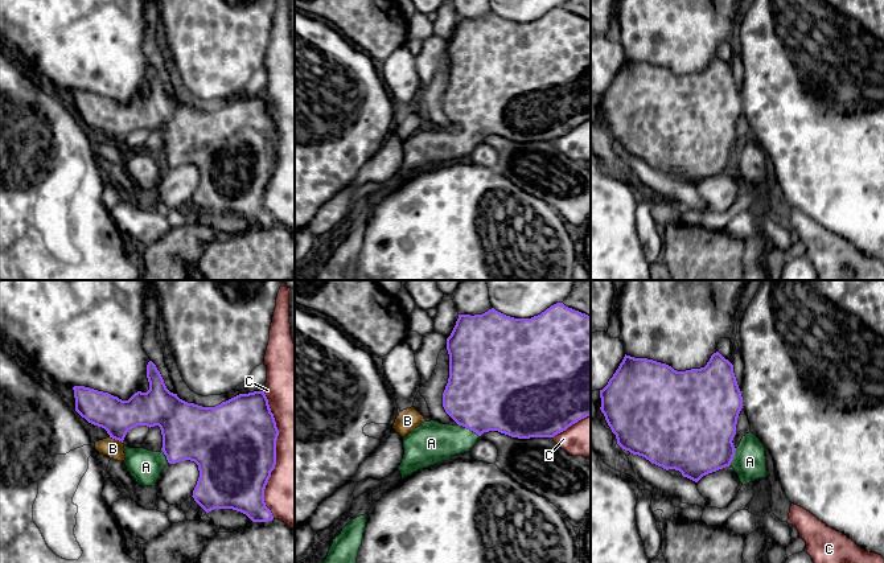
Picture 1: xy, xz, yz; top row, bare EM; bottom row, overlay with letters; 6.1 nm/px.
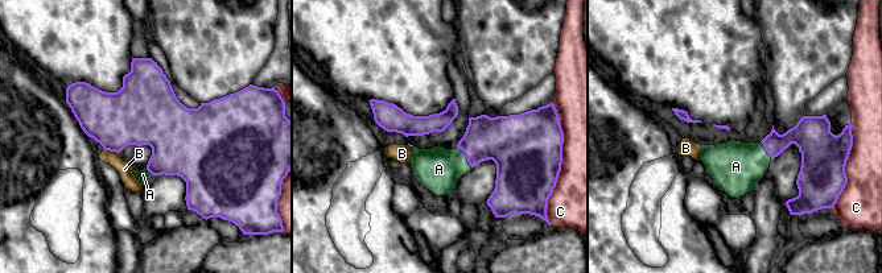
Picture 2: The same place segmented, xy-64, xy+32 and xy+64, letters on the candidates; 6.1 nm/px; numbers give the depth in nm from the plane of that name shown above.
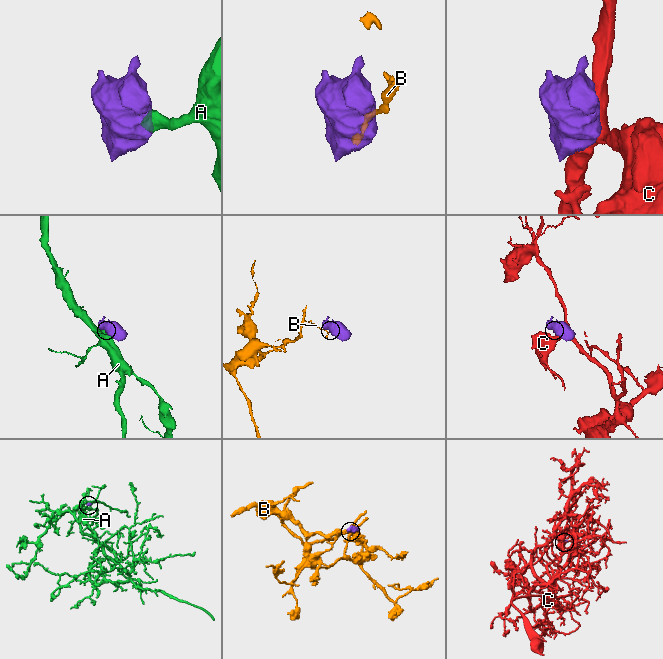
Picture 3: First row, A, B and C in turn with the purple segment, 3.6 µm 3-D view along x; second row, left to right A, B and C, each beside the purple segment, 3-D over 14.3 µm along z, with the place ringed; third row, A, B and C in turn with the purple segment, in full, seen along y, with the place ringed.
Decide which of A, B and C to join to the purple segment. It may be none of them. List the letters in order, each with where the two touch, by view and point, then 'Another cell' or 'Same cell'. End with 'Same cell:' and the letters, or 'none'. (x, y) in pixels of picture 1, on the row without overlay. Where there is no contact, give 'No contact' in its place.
A: Touches purple at xz (468, 132). Another cell
B: Touches purple at xy (116, 143). Same cell
C: Touches purple at xy (275, 157). Another cell
Same cell: B

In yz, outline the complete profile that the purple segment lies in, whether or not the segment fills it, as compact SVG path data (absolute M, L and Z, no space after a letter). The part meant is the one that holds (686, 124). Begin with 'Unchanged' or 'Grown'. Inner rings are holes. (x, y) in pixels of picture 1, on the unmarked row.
Unchanged. M719 56L714 57L704 71L677 75L666 67L647 62L624 61L608 89L600 94L601 116L616 139L617 148L633 159L649 164L663 173L675 173L698 186L703 180L729 170L735 160L732 147L736 139L743 100L733 69Z

